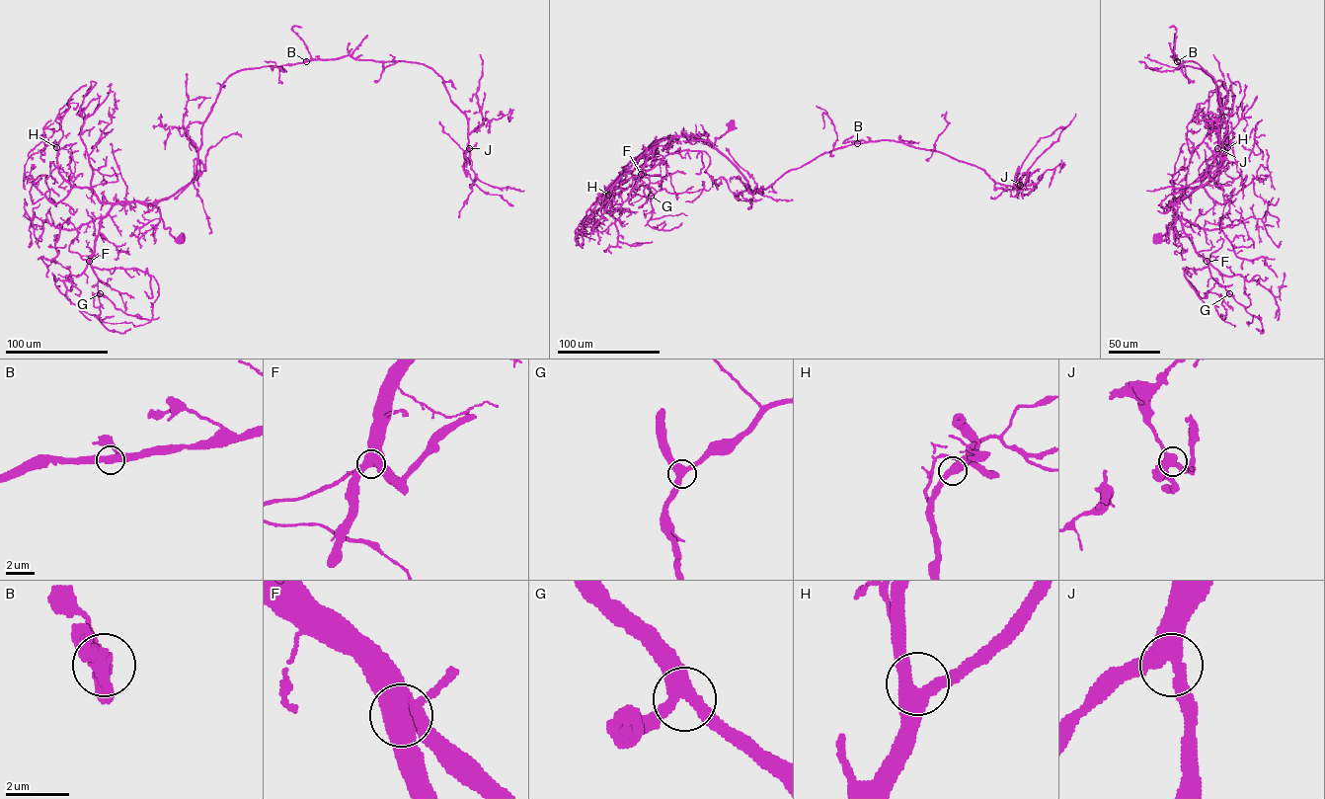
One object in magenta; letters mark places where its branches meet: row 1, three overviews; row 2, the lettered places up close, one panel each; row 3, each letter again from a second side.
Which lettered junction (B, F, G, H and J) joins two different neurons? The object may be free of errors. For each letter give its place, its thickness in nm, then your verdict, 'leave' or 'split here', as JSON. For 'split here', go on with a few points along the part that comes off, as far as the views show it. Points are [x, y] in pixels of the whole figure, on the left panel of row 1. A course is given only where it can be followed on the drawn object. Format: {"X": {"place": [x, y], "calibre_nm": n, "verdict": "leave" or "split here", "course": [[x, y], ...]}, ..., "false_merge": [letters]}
{"B": {"place": [306, 61], "calibre_nm": 400, "verdict": "leave"}, "F": {"place": [89, 261], "calibre_nm": 500, "verdict": "leave"}, "G": {"place": [100, 293], "calibre_nm": 440, "verdict": "leave"}, "H": {"place": [56, 147], "calibre_nm": 480, "verdict": "leave"}, "J": {"place": [469, 148], "calibre_nm": 400, "verdict": "leave"}, "false_merge": []}

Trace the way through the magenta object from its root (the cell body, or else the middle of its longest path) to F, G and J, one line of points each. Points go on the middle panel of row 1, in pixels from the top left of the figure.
F: (731, 125), (712, 143), (689, 136), (665, 137), (651, 149), (641, 174)
G: (731, 125), (712, 143), (694, 137), (669, 136), (655, 145), (641, 172), (649, 180), (651, 196)
J: (731, 125), (707, 143), (752, 194), (825, 152), (882, 140), (939, 151), (982, 169), (995, 183), (1020, 185)

